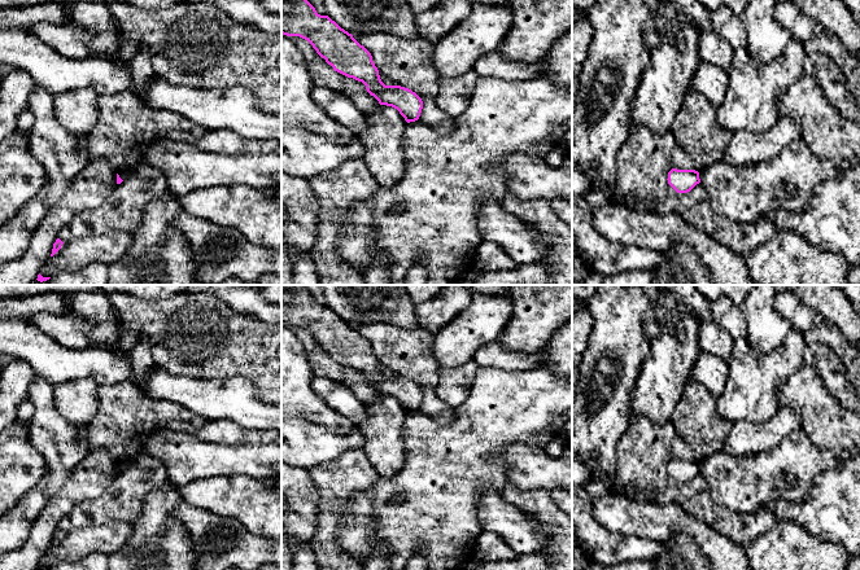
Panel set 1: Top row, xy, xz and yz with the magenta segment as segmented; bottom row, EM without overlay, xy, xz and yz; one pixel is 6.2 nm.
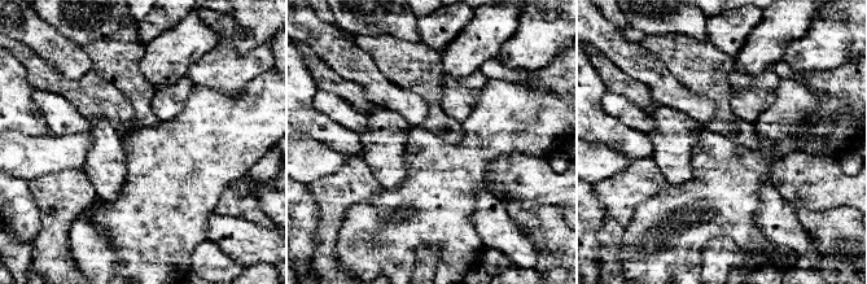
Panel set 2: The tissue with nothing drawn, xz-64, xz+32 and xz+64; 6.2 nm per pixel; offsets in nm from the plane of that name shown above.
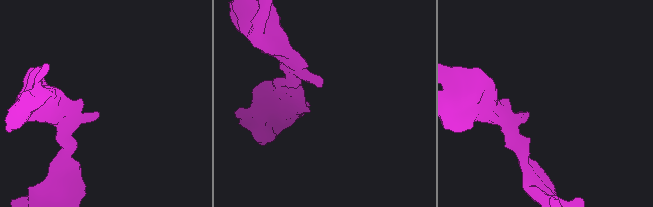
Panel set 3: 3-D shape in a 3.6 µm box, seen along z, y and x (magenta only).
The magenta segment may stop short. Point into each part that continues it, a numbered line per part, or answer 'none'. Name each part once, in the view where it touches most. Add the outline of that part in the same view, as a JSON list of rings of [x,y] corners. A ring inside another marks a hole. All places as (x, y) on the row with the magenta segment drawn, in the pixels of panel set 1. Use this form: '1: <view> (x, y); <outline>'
none

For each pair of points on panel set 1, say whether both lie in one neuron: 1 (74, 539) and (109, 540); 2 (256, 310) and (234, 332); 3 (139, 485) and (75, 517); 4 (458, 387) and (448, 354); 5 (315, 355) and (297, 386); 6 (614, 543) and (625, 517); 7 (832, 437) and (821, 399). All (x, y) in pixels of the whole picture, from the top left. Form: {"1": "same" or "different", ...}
{"1": "same", "2": "different", "3": "same", "4": "different", "5": "different", "6": "different", "7": "same"}

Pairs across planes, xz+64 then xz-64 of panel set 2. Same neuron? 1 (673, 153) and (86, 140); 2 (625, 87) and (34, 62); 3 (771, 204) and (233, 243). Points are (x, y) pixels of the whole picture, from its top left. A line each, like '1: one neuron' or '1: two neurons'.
1: two neurons
2: one neuron
3: one neuron

